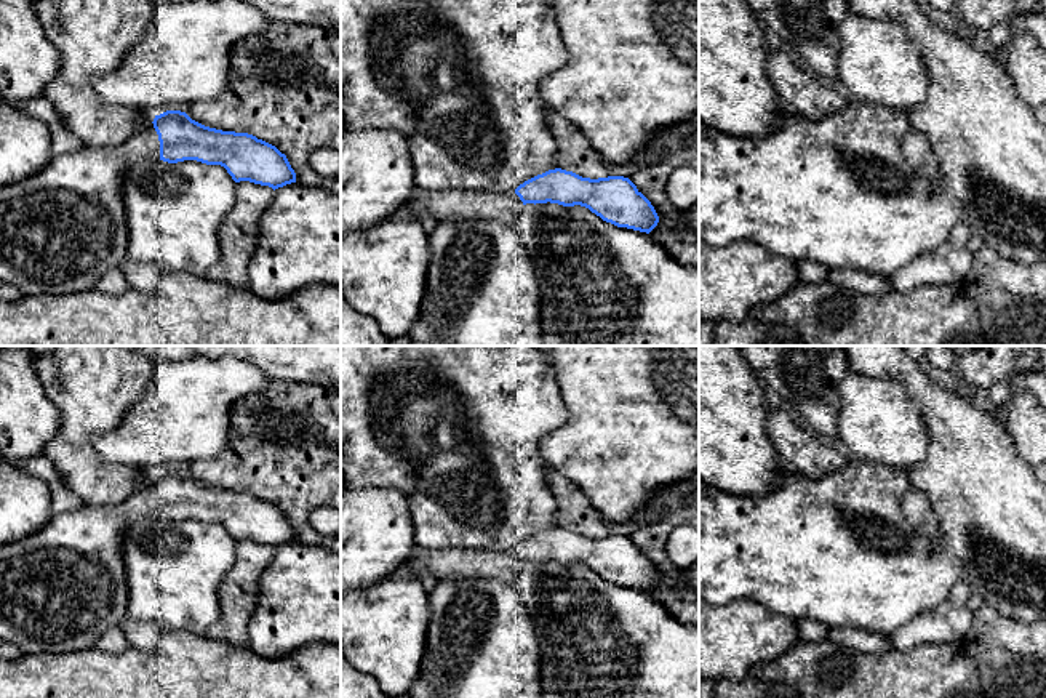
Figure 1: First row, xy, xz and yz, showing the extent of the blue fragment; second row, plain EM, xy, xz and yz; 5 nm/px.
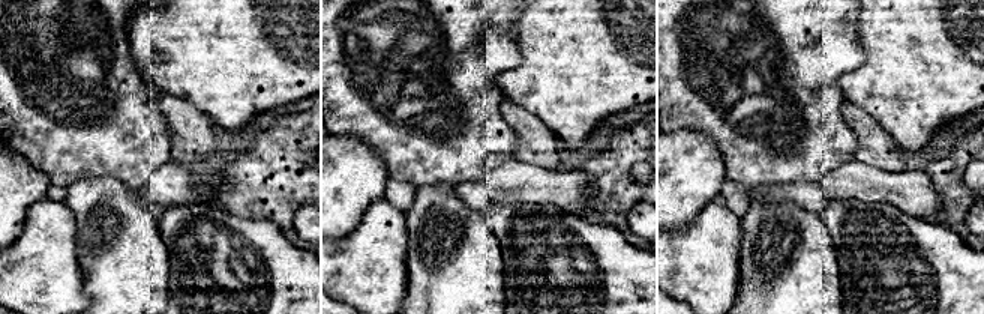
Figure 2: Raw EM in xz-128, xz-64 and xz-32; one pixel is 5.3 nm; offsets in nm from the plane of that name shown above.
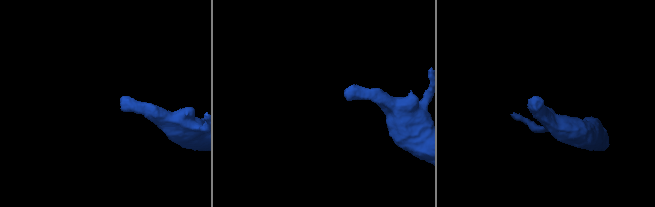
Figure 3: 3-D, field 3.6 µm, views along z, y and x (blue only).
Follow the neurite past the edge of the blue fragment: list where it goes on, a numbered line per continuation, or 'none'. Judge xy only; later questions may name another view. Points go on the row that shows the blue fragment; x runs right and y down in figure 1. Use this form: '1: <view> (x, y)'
1: xy (61, 229)

